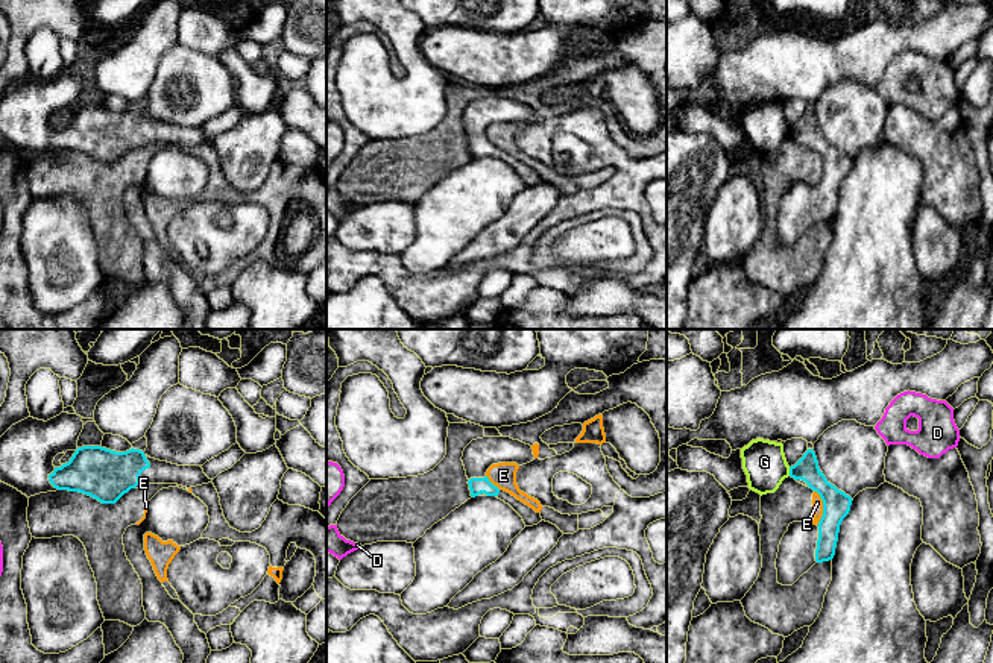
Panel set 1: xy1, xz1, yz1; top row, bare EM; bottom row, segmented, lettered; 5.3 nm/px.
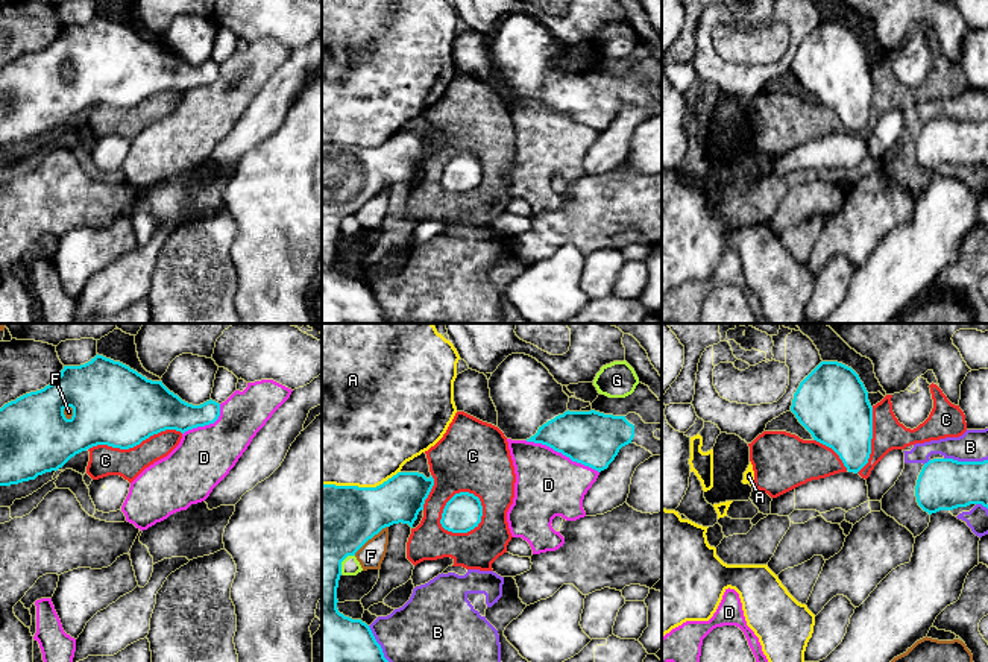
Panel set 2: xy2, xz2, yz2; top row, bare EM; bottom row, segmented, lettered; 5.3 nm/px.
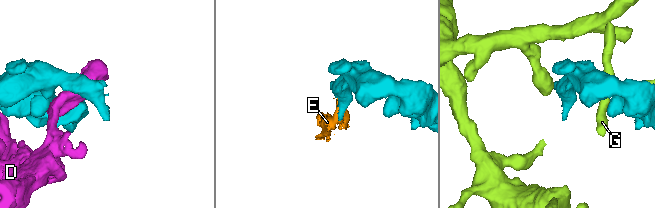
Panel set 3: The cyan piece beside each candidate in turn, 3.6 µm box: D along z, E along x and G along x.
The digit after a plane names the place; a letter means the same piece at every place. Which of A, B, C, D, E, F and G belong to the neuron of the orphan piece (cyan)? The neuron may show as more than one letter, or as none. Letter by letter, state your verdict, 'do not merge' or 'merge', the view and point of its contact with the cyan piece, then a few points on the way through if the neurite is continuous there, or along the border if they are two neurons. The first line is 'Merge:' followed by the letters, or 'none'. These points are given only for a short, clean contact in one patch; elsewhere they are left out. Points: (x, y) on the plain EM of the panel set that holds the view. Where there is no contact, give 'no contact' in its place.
Merge: none
A: do not merge; meets cyan in xz2 at (360, 148)
B: do not merge; meets cyan in yz2 at (965, 122)
C: do not merge; meets cyan in xz2 at (453, 157)
D: do not merge; meets cyan in xz2 at (562, 113)
E: do not merge; meets cyan in yz1 at (823, 169)
F: do not merge; meets cyan in xz2 at (371, 198)
G: do not merge; meets cyan in yz1 at (790, 132)

